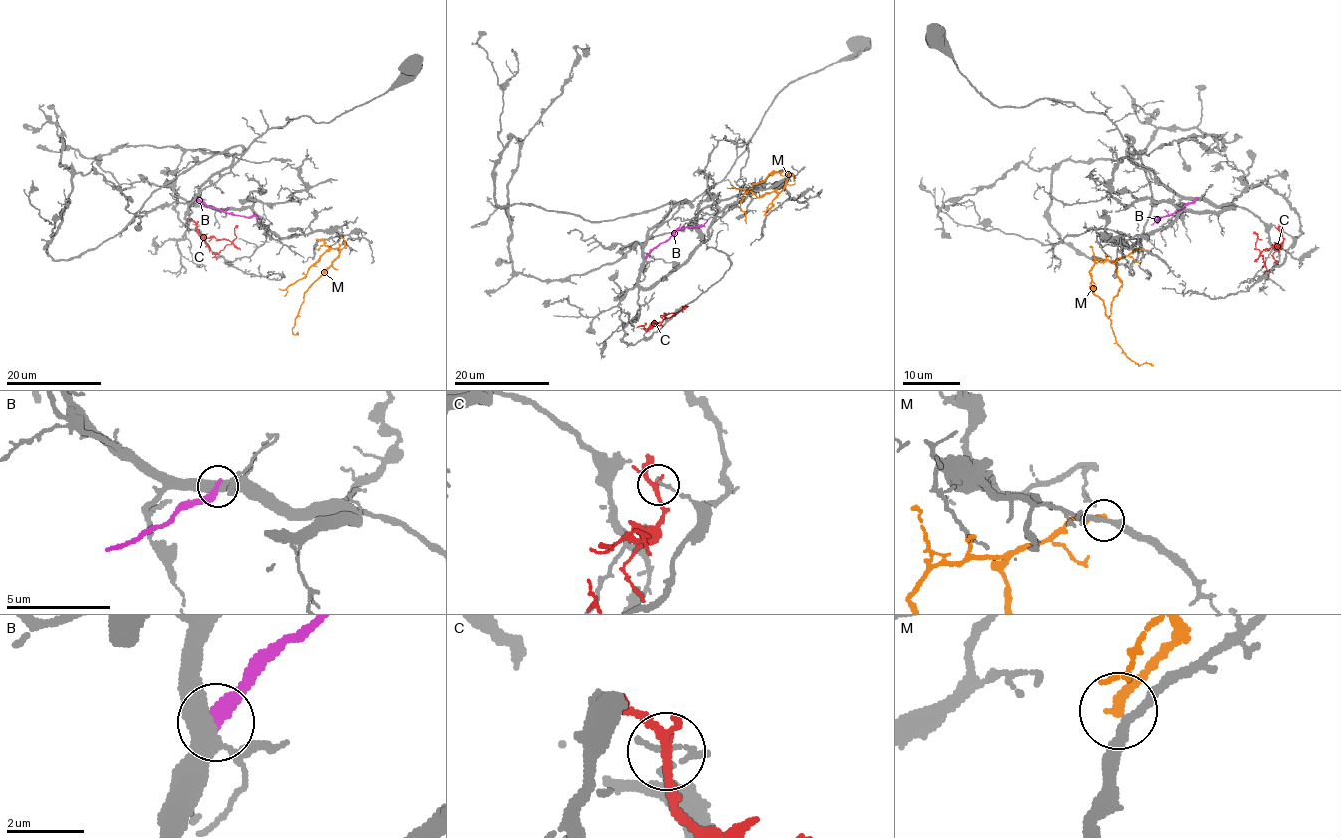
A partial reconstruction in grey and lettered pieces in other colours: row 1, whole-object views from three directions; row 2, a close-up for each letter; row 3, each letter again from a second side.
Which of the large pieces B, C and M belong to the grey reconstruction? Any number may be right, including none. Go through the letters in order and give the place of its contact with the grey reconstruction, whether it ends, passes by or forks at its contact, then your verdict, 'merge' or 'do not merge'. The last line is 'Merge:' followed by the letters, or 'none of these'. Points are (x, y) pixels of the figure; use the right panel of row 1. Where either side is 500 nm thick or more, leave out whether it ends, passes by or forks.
B: contact (1196, 198); it ends; do not merge
C: contact (1282, 232); it forks; do not merge
M: contact (1143, 250); it ends; do not merge
Merge: none of these

